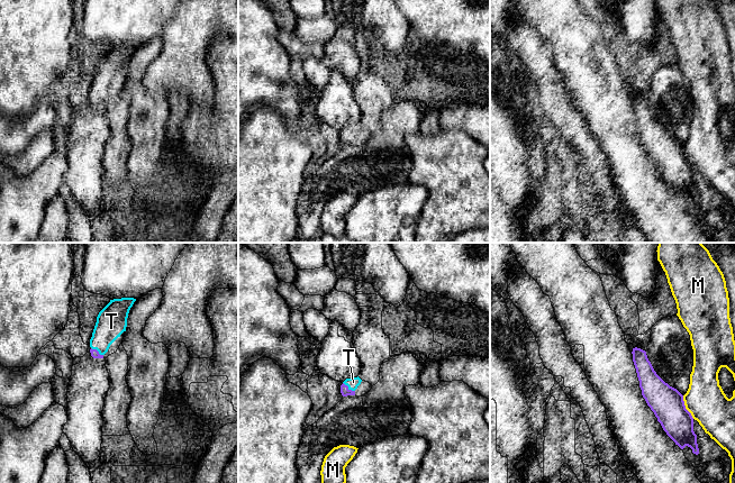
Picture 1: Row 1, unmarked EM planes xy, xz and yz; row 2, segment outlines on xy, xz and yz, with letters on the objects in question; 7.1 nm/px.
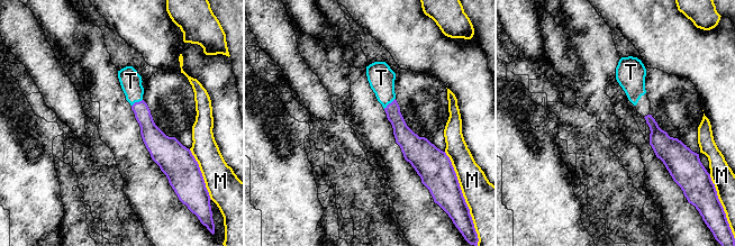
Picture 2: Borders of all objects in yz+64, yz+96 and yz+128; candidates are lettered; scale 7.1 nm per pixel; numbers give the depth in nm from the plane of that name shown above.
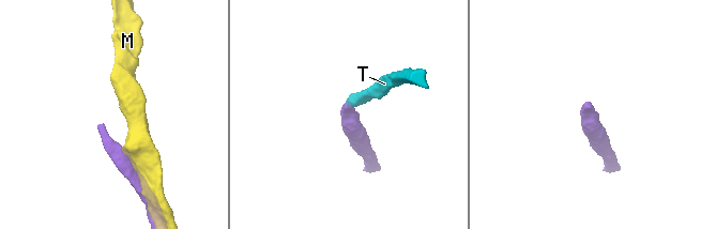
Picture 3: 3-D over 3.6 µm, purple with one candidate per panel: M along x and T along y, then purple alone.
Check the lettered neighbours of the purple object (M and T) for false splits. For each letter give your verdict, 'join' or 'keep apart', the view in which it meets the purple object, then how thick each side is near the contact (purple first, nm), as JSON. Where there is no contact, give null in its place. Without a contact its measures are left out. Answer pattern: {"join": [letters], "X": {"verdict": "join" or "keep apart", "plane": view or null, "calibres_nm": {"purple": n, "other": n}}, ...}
{"join": ["T"], "M": {"verdict": "keep apart", "plane": "yz", "calibres_nm": {"purple": 240, "other": 280}}, "T": {"verdict": "join", "plane": "xz", "calibres_nm": {"purple": 60, "other": 80}}}

